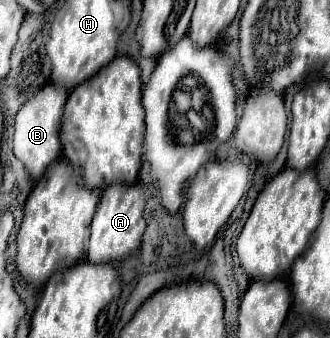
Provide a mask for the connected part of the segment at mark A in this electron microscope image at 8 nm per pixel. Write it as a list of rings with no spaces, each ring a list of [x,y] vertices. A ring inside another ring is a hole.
[[[113,184],[109,186],[99,202],[99,208],[91,222],[91,240],[87,250],[87,260],[93,264],[103,262],[117,262],[139,248],[141,236],[145,232],[145,190],[141,186],[121,186]]]

